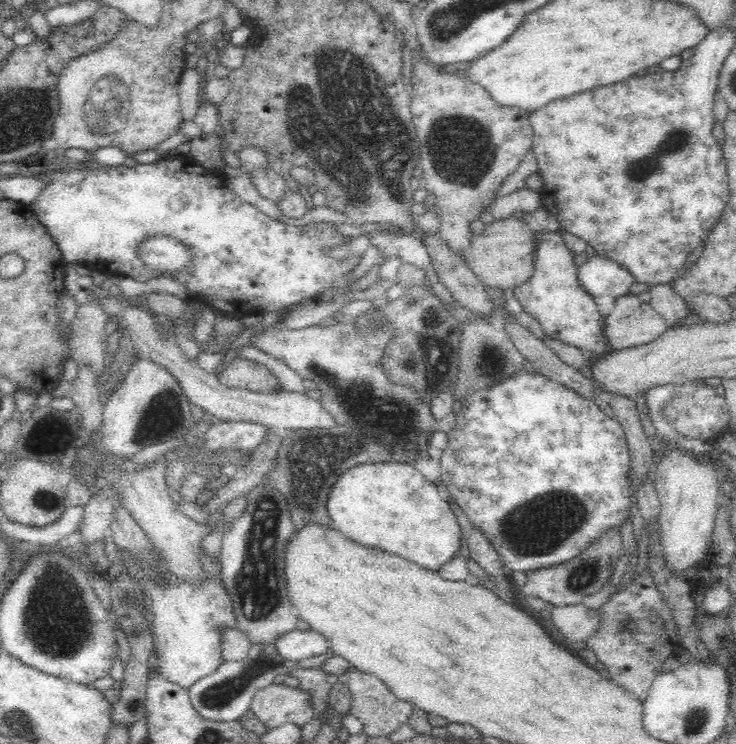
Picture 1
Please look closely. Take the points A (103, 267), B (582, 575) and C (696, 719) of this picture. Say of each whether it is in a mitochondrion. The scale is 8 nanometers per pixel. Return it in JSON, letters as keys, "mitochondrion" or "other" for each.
{"A":"other","B":"mitochondrion","C":"mitochondrion"}

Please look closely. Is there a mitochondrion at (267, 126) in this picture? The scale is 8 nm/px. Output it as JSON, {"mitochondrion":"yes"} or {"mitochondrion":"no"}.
{"mitochondrion":"no"}

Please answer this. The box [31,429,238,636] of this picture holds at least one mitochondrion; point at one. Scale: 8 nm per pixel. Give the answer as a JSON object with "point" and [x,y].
{"point":[45,503]}

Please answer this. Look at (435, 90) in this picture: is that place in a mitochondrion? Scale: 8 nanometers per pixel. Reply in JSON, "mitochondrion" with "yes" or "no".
{"mitochondrion":"no"}

